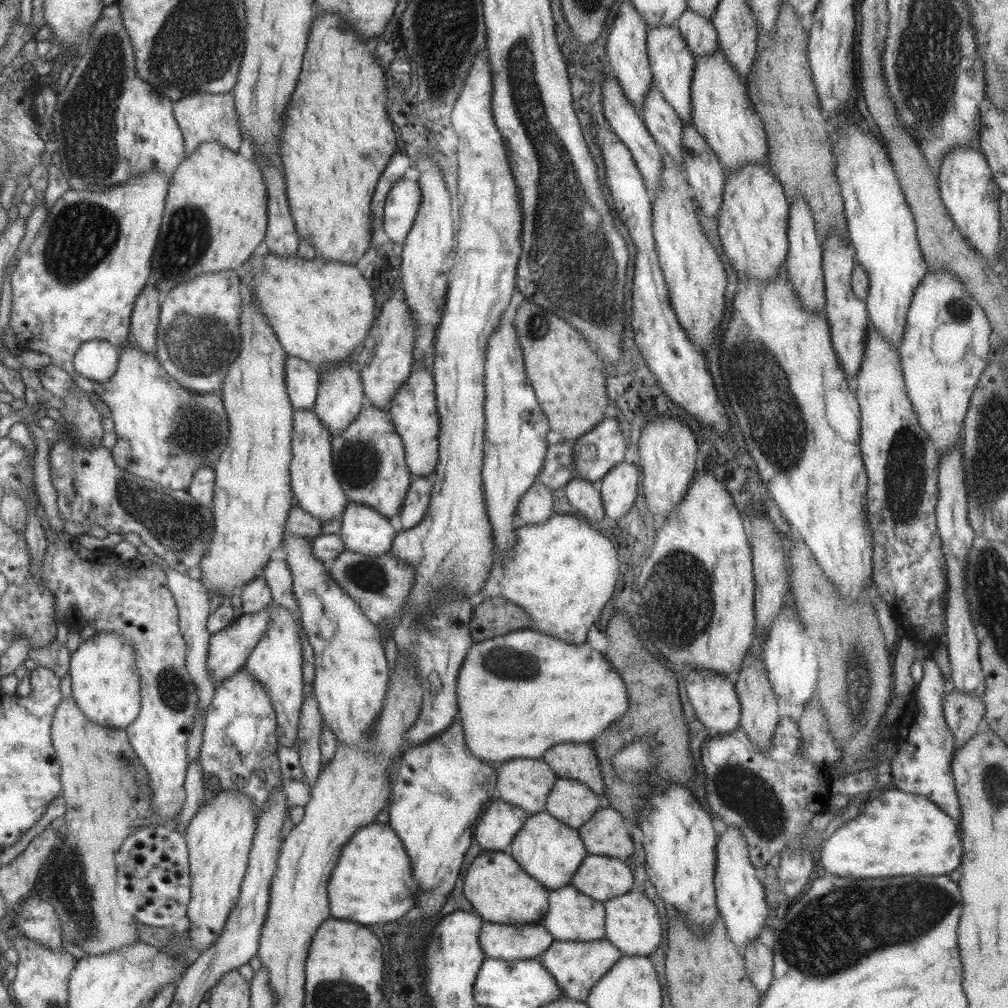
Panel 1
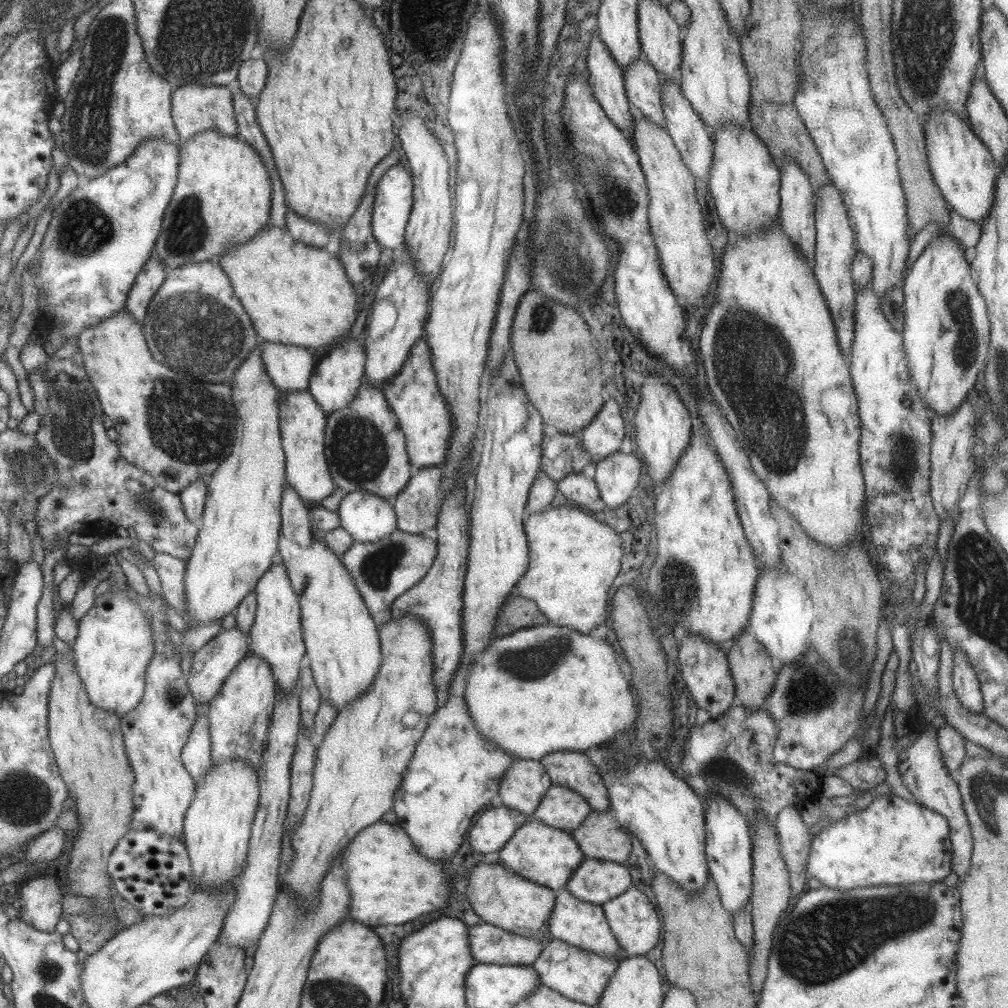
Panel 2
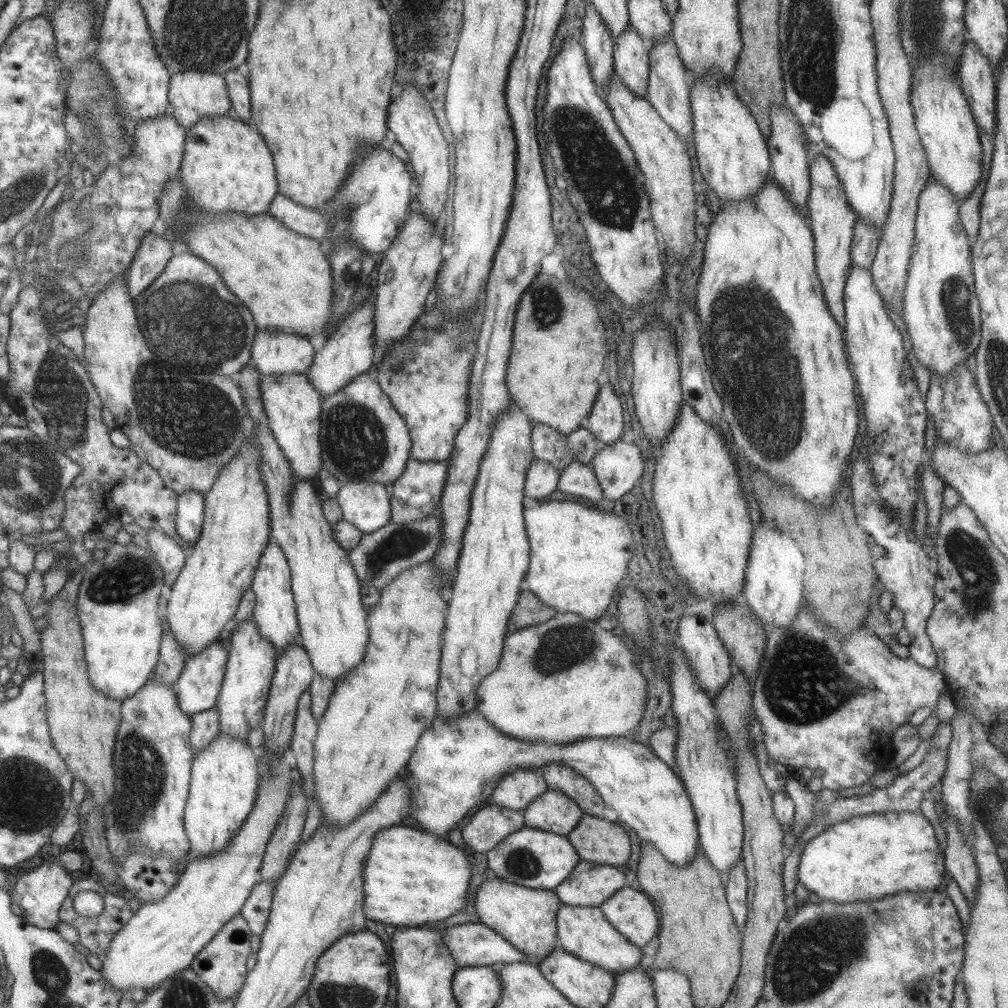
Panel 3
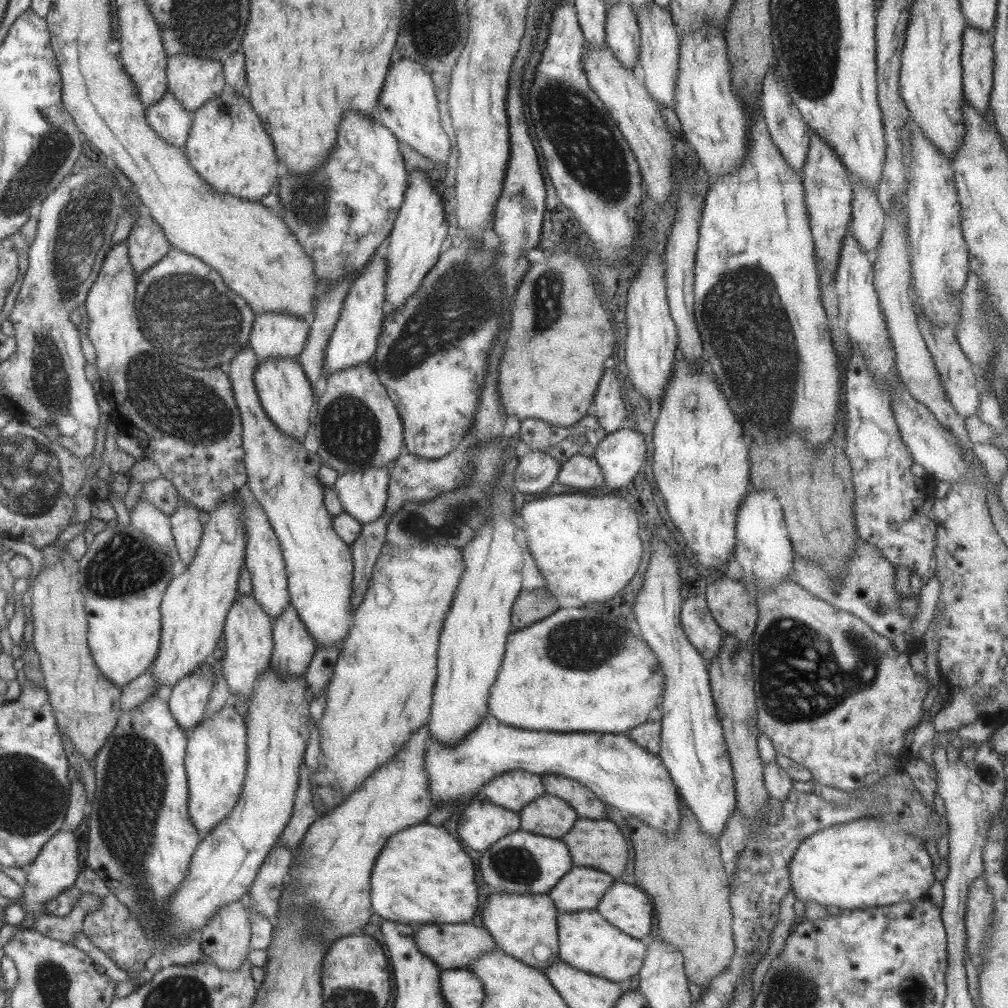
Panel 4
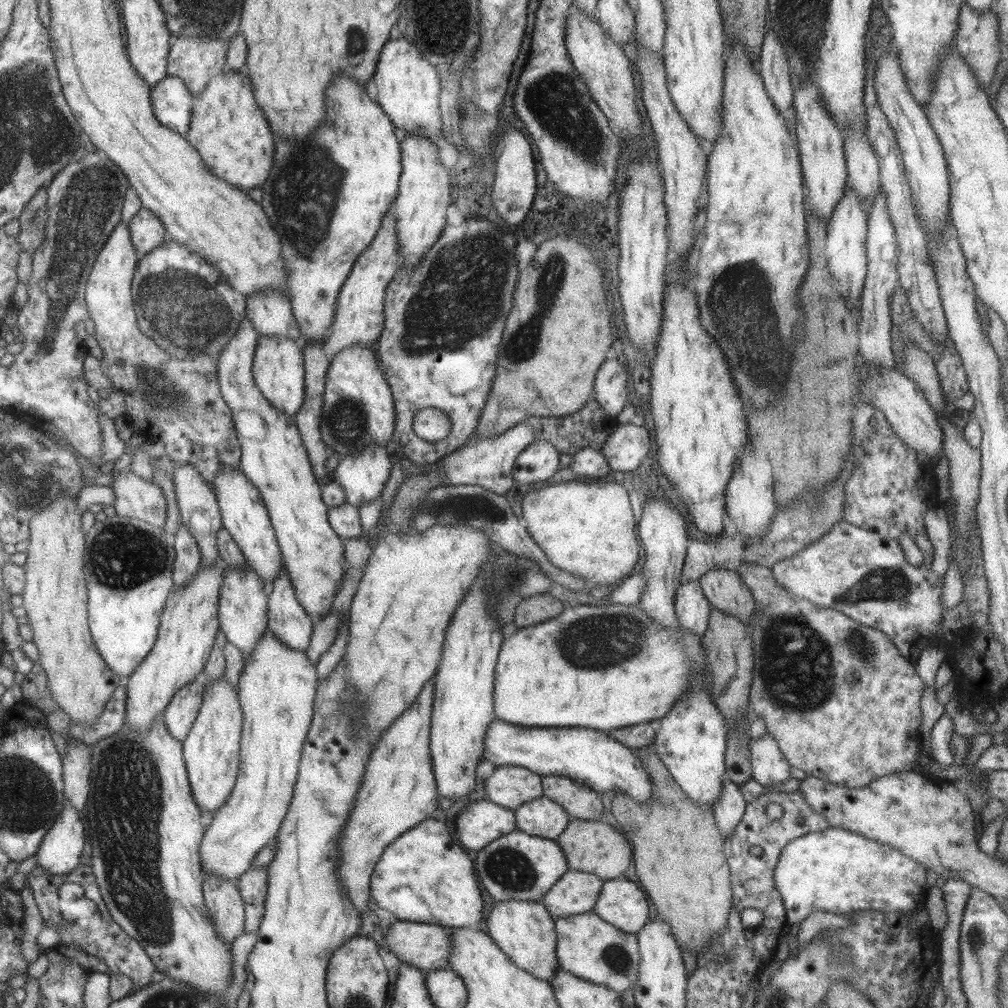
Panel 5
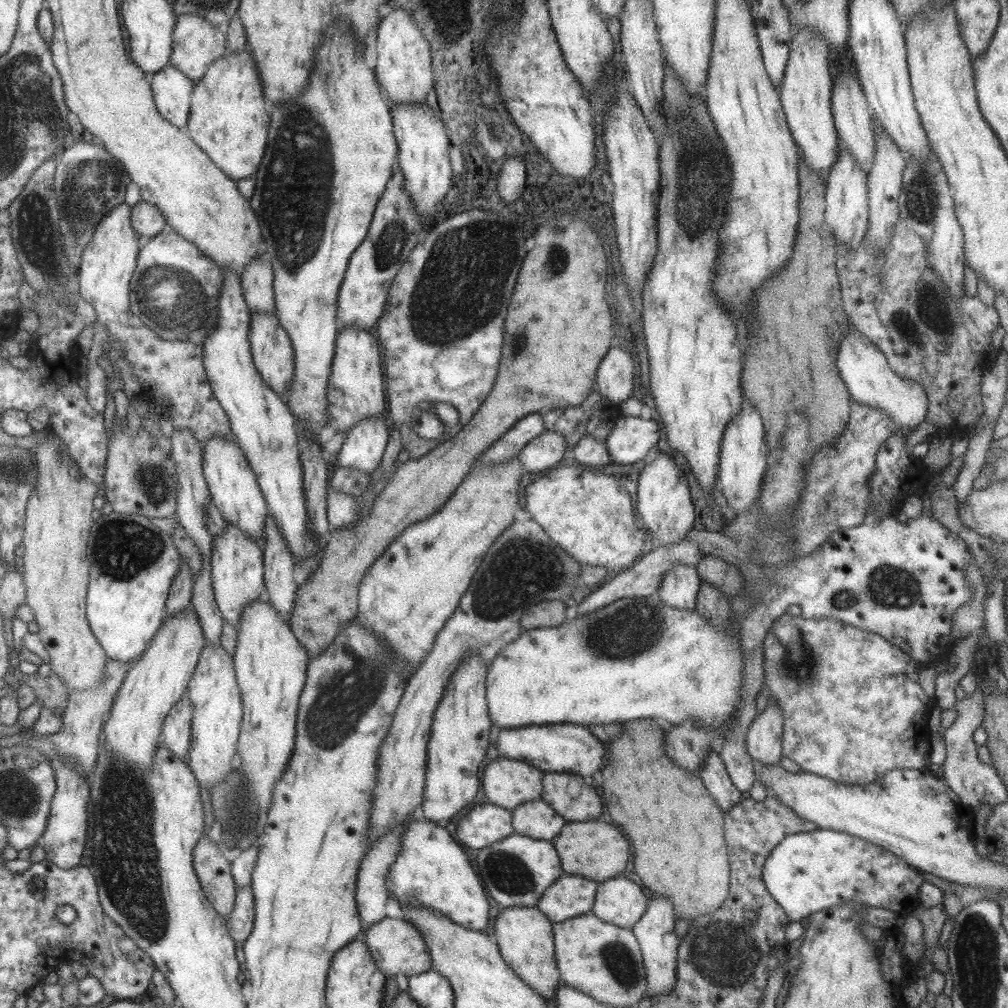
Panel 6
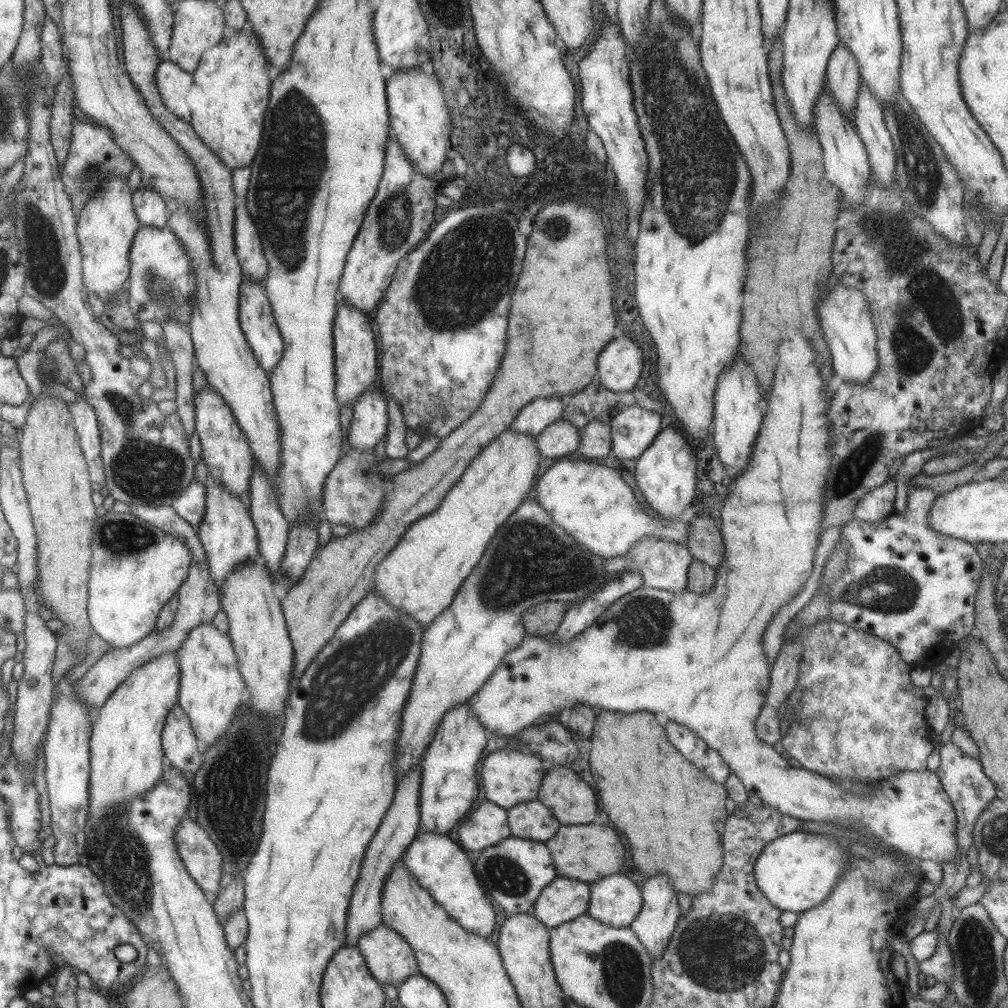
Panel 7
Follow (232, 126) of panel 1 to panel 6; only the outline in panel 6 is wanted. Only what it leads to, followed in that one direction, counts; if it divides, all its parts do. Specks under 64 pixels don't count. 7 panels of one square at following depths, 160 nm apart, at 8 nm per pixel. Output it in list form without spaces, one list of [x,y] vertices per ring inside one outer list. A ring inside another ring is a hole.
[[[179,14],[179,16],[176,16],[172,33],[169,65],[182,72],[195,83],[203,76],[207,64],[211,64],[213,60],[217,60],[217,58],[226,54],[227,44],[225,33],[220,28],[215,28],[209,22],[205,22],[201,16]]]

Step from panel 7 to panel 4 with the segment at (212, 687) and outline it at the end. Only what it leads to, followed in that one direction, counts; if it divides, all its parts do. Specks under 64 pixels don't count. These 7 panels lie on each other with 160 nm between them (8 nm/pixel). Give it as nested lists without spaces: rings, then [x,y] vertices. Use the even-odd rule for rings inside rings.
[[[231,702],[201,719],[187,734],[184,767],[188,786],[188,813],[199,833],[229,814],[243,784],[247,762],[244,720]]]

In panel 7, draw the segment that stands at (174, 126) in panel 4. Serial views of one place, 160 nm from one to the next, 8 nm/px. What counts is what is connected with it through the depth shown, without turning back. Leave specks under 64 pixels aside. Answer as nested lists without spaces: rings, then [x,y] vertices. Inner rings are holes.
[[[165,60],[157,64],[154,81],[164,107],[179,120],[189,123],[191,118],[186,94],[192,86],[192,76]]]

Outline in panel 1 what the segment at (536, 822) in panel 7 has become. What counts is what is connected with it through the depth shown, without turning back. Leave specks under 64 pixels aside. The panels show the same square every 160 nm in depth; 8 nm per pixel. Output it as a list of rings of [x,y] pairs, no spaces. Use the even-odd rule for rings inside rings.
[[[558,777],[547,795],[544,811],[569,828],[578,829],[603,804],[584,784]]]

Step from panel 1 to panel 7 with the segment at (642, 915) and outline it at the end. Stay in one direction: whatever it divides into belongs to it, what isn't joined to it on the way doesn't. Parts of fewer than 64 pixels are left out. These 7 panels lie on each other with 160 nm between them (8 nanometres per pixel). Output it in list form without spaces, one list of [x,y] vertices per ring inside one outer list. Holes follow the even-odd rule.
[[[621,874],[605,876],[590,885],[587,914],[601,924],[628,927],[642,905],[639,888]]]

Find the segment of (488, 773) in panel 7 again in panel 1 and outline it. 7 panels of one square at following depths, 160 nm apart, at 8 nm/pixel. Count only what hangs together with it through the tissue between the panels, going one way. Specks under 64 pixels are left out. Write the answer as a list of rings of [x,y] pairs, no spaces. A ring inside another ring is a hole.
[[[511,759],[496,770],[495,797],[518,806],[528,814],[543,811],[547,795],[557,778],[551,767],[542,759]]]

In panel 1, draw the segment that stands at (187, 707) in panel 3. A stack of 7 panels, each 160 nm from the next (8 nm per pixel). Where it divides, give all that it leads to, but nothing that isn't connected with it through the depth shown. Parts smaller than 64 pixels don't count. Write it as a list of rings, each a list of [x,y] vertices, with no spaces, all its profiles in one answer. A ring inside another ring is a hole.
[[[267,608],[255,614],[239,614],[223,630],[219,630],[219,632],[215,632],[209,637],[206,654],[206,673],[213,683],[217,684],[243,668],[247,655],[253,650],[263,631],[267,628],[268,618],[269,611],[267,611]]]

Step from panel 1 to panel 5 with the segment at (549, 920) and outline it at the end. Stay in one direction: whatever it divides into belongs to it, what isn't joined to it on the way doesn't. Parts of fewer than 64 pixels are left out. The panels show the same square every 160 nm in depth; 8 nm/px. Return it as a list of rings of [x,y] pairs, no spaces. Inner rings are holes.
[[[592,910],[554,919],[558,967],[585,982],[621,995],[637,983],[639,951],[636,934],[626,933],[599,918]]]

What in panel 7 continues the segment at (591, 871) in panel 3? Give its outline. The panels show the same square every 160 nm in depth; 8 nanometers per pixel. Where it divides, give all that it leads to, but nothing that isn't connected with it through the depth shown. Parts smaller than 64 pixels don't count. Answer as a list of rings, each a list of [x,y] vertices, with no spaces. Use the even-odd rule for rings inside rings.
[[[554,878],[543,887],[530,912],[547,928],[555,928],[587,913],[589,892],[589,883]]]

